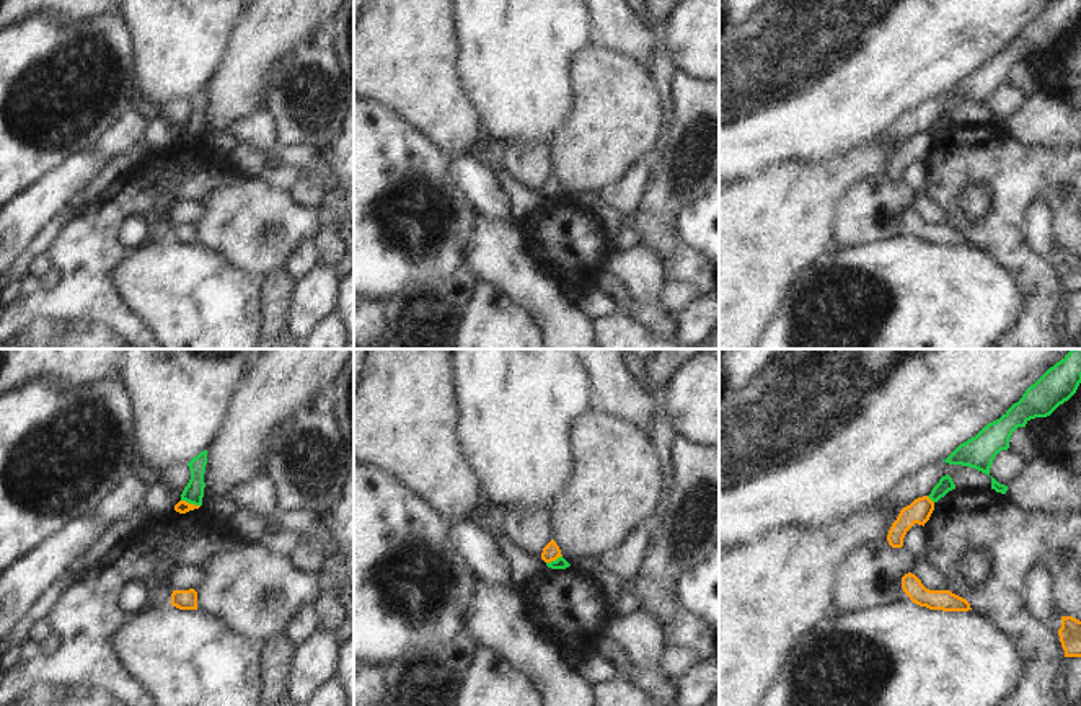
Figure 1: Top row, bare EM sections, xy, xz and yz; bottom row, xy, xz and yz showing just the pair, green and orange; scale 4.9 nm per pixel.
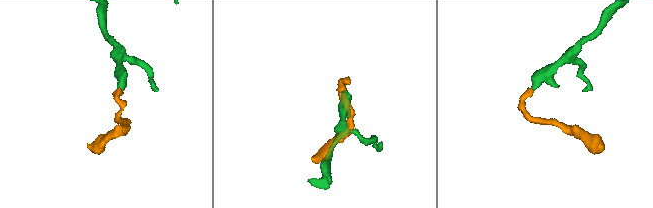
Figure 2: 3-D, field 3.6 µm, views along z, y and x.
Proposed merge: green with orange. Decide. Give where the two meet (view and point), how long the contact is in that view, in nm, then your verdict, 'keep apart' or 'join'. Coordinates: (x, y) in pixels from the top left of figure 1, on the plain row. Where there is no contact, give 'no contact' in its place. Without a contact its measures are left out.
contact xy (191, 137); length 100 nm; keep apart

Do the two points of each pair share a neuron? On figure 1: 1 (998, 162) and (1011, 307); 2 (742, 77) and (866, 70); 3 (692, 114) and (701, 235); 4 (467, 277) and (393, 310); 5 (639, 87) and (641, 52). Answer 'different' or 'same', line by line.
1: different
2: same
3: different
4: same
5: different

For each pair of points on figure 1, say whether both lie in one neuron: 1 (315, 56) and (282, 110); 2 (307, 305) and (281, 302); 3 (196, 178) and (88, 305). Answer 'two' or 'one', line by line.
1: one
2: two
3: one

